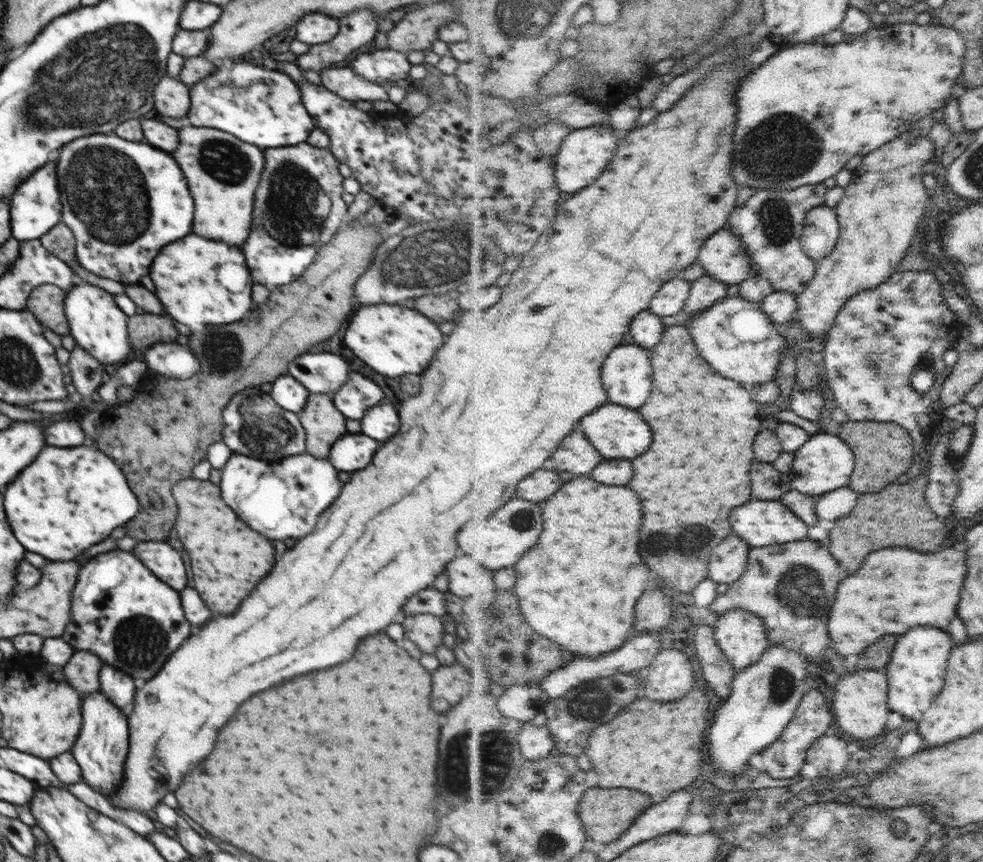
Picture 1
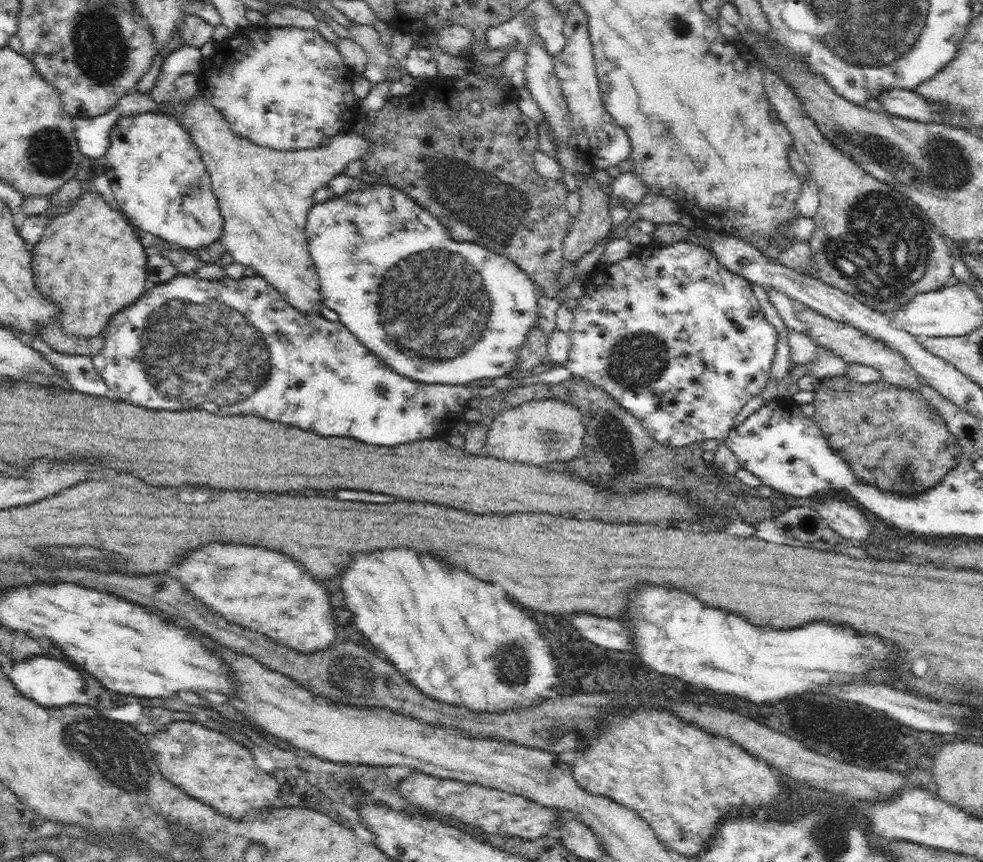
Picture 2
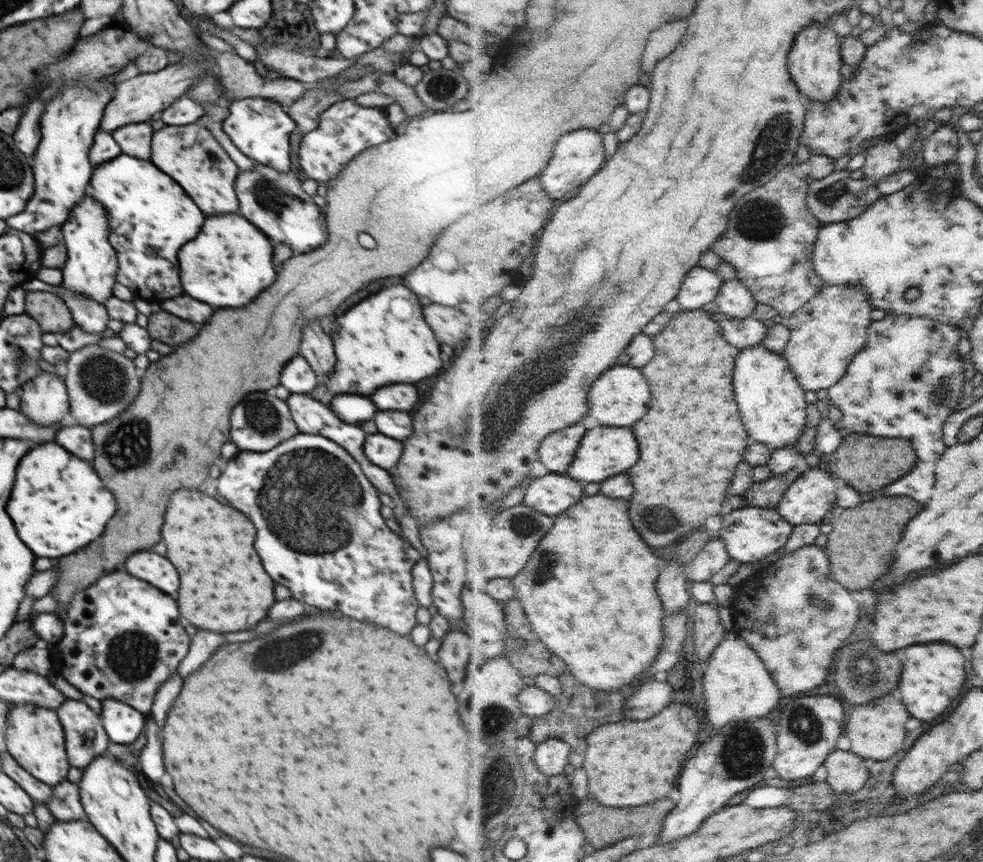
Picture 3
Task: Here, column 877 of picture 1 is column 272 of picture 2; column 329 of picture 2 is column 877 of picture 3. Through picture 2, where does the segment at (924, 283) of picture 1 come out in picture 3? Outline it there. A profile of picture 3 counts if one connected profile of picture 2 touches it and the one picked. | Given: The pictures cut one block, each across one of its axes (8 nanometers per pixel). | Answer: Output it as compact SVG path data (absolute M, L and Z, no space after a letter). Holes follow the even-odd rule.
M879 314L871 324L869 340L850 365L849 374L834 385L828 399L846 416L844 422L856 432L874 436L908 436L918 448L918 468L888 488L888 494L914 496L926 502L934 488L934 466L946 450L942 426L950 412L965 404L960 400L964 364L958 356L958 327L926 316ZM946 388L946 401L936 401L934 392Z

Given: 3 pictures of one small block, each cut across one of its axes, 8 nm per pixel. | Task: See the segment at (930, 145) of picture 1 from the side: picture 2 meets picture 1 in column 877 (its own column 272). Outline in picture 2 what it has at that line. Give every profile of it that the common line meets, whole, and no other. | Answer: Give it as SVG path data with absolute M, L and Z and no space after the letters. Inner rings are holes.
M175 97L177 101L177 109L174 110L174 115L184 123L184 126L190 130L192 133L192 137L194 137L194 141L198 143L198 147L202 149L202 156L204 156L204 162L208 164L208 170L210 170L210 174L212 174L212 182L214 182L214 188L216 188L216 194L218 194L218 200L220 200L220 210L222 210L222 216L224 216L224 226L222 230L221 237L223 239L222 246L224 249L234 258L233 262L238 262L244 268L252 268L256 275L260 278L263 278L265 282L270 284L276 289L276 292L284 299L286 304L289 304L297 312L297 314L301 314L303 318L323 318L334 316L329 312L329 309L326 306L326 301L324 301L324 291L322 291L322 281L320 281L320 276L310 254L310 241L308 237L307 227L308 220L311 214L312 208L315 208L314 194L318 188L327 185L330 180L337 174L342 174L346 168L348 168L348 164L352 164L352 162L356 162L356 160L365 160L366 156L370 156L370 154L374 154L376 152L376 141L374 139L368 139L368 137L364 137L364 135L358 134L352 130L348 133L340 133L336 136L331 137L331 142L327 146L316 148L316 150L300 150L294 152L278 152L276 150L272 150L271 148L260 148L259 146L254 146L250 144L246 139L240 138L236 136L234 132L229 130L227 124L221 119L221 116L210 108L203 98L200 98L198 102L192 101L191 103L183 103L179 102L178 97Z

